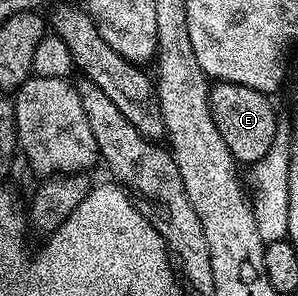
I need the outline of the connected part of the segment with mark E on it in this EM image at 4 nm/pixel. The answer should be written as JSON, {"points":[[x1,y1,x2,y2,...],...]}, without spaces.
{"points":[[216,82,209,89,208,103,214,116,214,124,218,124,218,132,222,132,222,140,226,140,226,148,230,148,237,163,253,164,269,151,278,121,278,114,271,102,269,95,254,88,246,88,246,84]]}

